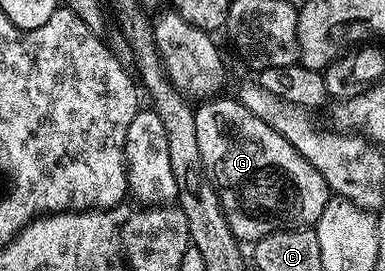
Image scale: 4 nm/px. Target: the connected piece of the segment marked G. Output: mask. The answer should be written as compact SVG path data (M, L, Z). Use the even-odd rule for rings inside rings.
M222 95L212 101L204 101L195 109L195 135L199 139L199 155L203 155L203 167L217 188L221 200L221 210L225 212L227 223L237 237L238 242L256 243L281 229L307 229L316 226L319 215L323 215L323 207L327 207L331 190L329 185L299 155L279 131L267 127L259 115L255 115L240 100L233 101L228 95Z

